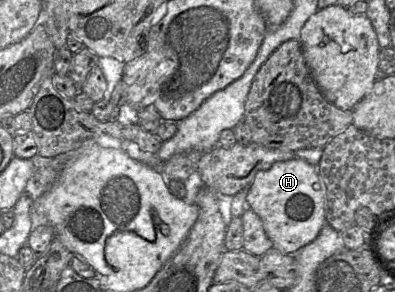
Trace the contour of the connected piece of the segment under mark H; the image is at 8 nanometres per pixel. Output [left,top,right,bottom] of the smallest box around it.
[246,158,326,255]

